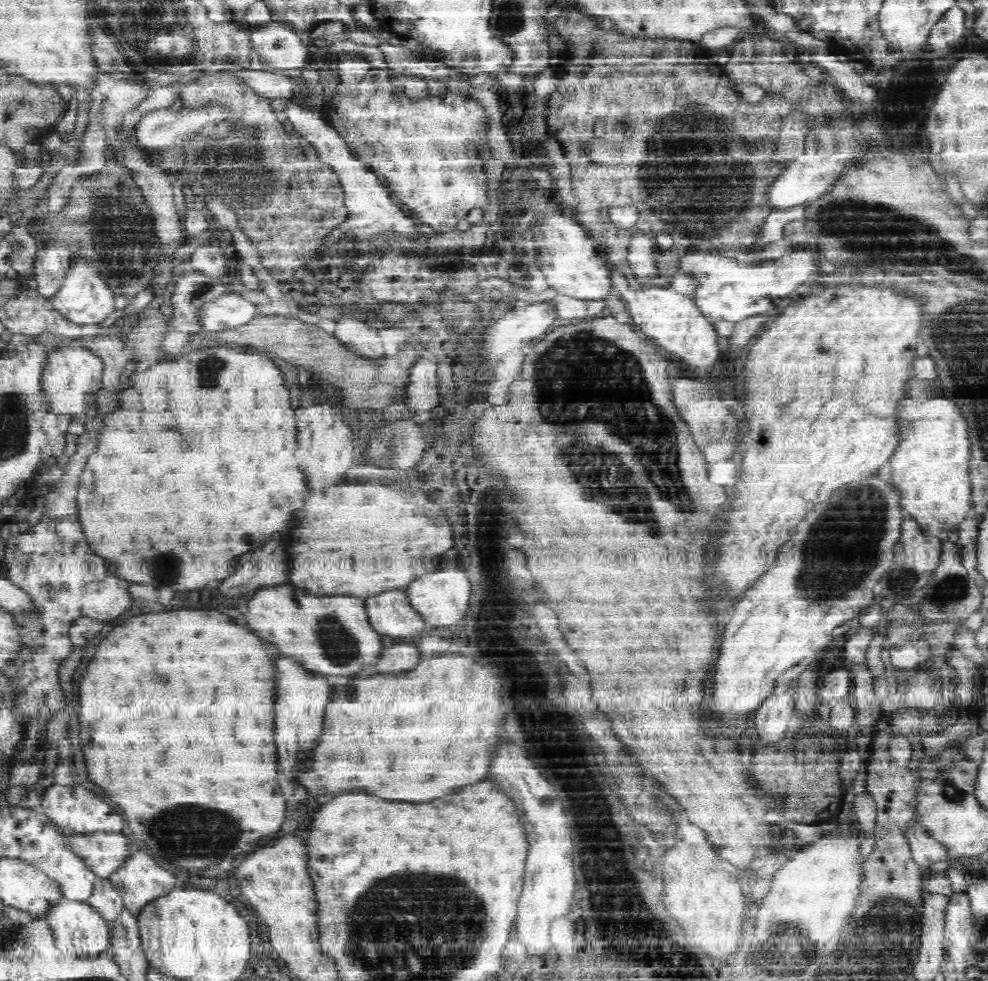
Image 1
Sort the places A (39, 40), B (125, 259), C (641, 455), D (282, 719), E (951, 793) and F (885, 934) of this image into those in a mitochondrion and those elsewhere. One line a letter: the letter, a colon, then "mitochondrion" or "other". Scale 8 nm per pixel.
A: other
B: mitochondrion
C: mitochondrion
D: other
E: mitochondrion
F: mitochondrion

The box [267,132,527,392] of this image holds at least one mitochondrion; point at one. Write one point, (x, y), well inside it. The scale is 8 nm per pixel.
(397, 282)

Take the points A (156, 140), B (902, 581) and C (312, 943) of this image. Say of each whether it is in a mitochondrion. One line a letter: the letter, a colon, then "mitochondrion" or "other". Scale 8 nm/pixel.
A: other
B: mitochondrion
C: other

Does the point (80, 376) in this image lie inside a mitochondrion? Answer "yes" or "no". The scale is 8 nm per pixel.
no

